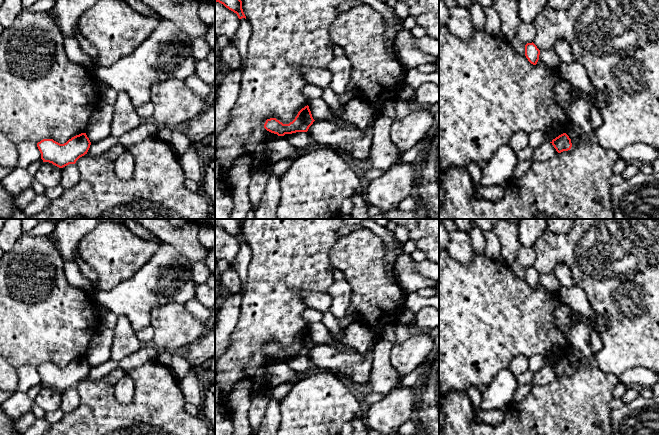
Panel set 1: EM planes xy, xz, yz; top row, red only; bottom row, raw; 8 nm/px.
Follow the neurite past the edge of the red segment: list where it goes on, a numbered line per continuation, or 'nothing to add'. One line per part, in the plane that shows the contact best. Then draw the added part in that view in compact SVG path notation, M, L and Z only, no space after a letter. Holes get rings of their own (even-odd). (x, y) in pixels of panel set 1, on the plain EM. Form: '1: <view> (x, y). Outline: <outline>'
nothing to add

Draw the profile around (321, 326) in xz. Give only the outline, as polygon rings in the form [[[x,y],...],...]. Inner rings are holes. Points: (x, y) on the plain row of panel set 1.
[[[322,322],[309,325],[308,330],[315,345],[335,345],[333,338],[331,337],[331,333]]]

